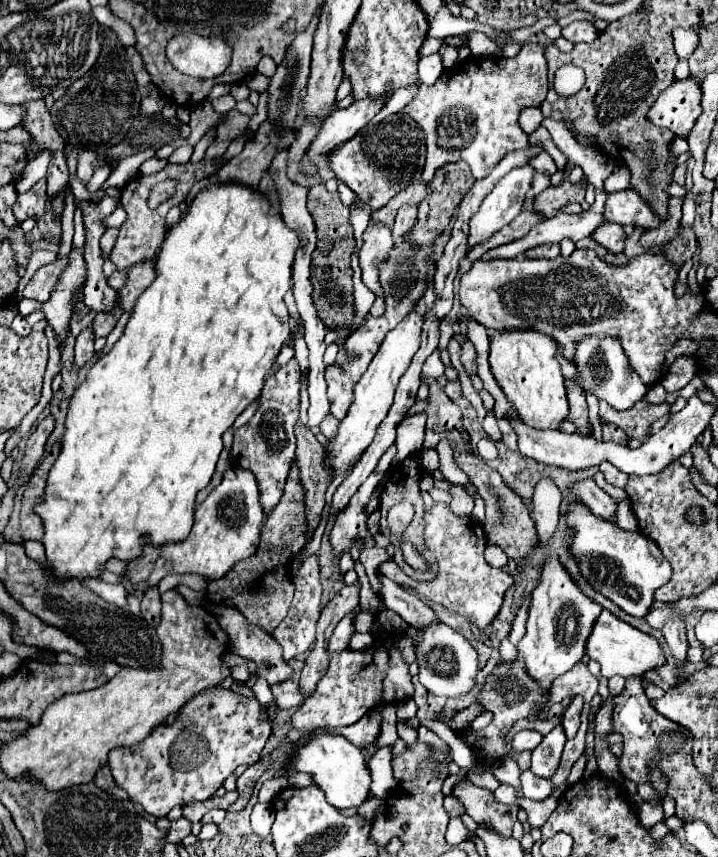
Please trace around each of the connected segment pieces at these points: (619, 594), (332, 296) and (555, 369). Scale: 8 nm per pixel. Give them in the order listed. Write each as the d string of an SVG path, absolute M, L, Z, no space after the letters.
M580 504L570 506L566 520L574 530L570 546L574 556L578 558L582 576L600 594L618 604L626 614L644 618L652 608L654 592L672 576L672 568L670 564L666 564L666 558L662 556L658 546L642 532L624 532L616 526L616 522L596 518L590 508L584 508Z
M324 184L312 186L308 192L308 212L316 224L318 244L312 256L312 296L318 316L326 324L328 330L336 328L352 328L354 322L354 298L352 298L352 266L350 252L354 248L354 230L348 220L348 206L344 206L338 198L338 192L328 192Z
M514 330L492 336L490 366L496 382L522 422L536 430L560 430L560 424L568 418L568 400L564 376L556 360L556 344L550 336L536 330Z

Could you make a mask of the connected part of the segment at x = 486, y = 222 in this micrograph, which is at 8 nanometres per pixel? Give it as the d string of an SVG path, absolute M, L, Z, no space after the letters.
M522 166L510 170L498 180L494 190L484 198L478 214L470 222L470 248L484 242L488 236L510 224L518 216L532 186L532 178L534 170L530 166Z

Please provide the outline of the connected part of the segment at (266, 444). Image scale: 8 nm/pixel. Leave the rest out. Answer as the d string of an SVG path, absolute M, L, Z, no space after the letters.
M292 358L286 366L272 372L266 378L262 390L262 404L252 416L252 420L238 430L234 430L234 444L232 444L232 460L238 468L250 470L258 482L260 490L260 504L264 514L272 512L282 498L284 484L290 472L290 460L294 460L296 436L294 424L298 420L300 408L300 366L296 358Z

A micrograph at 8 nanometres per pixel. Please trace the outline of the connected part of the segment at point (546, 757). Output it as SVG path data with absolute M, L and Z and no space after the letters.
M558 724L558 726L554 726L552 732L548 732L544 736L542 744L532 750L532 766L530 766L530 770L540 778L552 778L558 764L560 764L564 742L566 742L564 728Z

